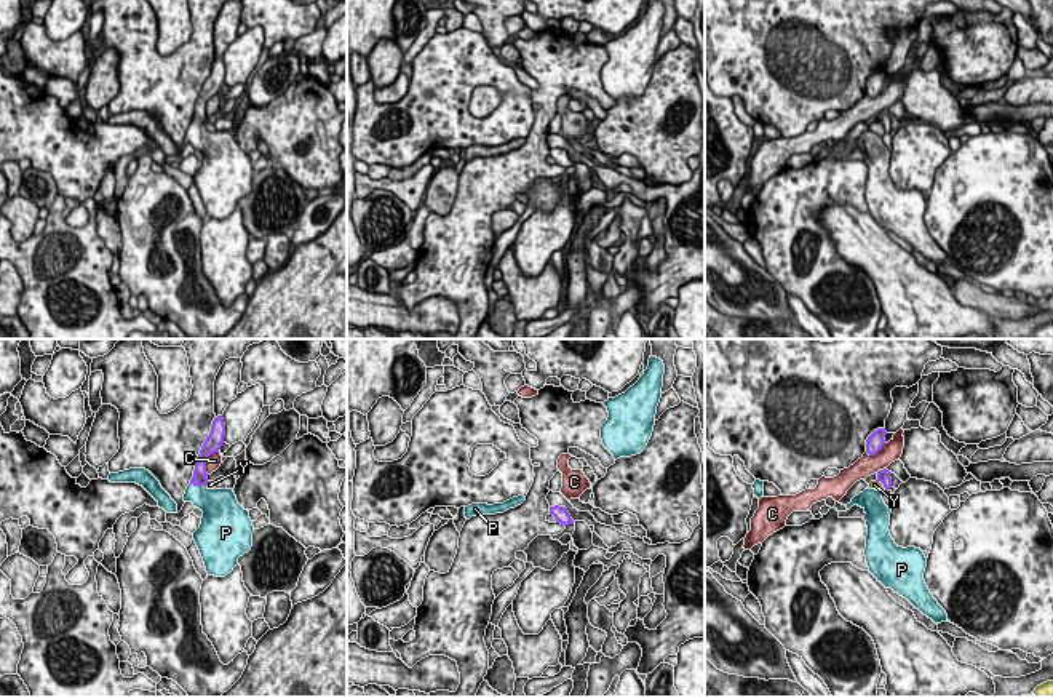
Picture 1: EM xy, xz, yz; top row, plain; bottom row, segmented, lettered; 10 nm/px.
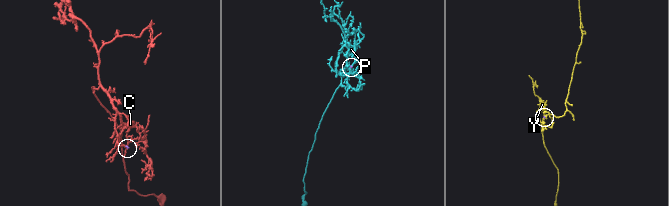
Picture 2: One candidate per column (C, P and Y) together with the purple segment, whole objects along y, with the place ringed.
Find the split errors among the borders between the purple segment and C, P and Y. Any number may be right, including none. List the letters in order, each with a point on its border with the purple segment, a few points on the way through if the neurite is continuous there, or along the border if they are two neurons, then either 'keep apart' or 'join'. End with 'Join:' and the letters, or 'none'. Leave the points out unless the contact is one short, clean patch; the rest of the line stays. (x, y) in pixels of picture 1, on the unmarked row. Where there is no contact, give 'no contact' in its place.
C: meets purple in xy at (206, 101); border along xy (218, 93), (208, 99), (206, 115); keep apart
P: meets purple in xy at (198, 127); runs through xy (198, 120), (198, 127), (214, 146); join
Y: meets purple in yz at (882, 125); border along yz (876, 122), (886, 131); keep apart
Join: P

